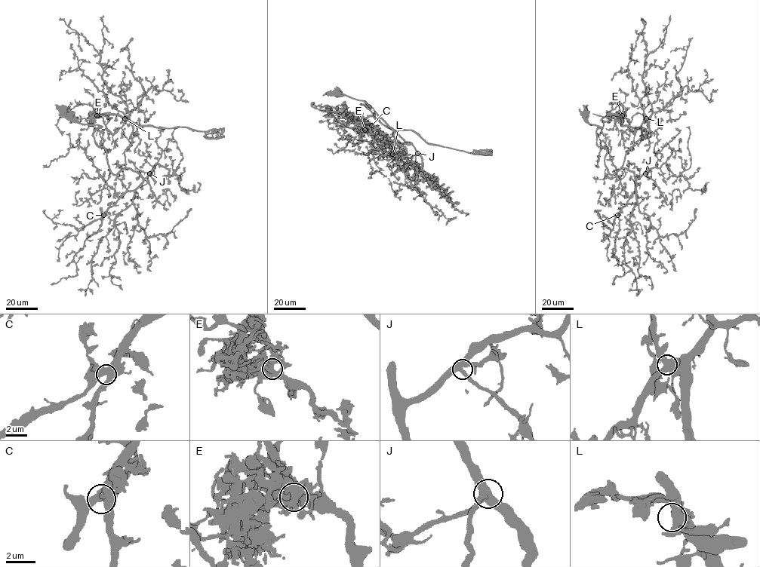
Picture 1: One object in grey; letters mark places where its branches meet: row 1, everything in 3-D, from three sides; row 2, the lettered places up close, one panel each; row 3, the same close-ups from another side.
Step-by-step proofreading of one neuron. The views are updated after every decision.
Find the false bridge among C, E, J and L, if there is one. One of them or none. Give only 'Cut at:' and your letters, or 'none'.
Cut at: E

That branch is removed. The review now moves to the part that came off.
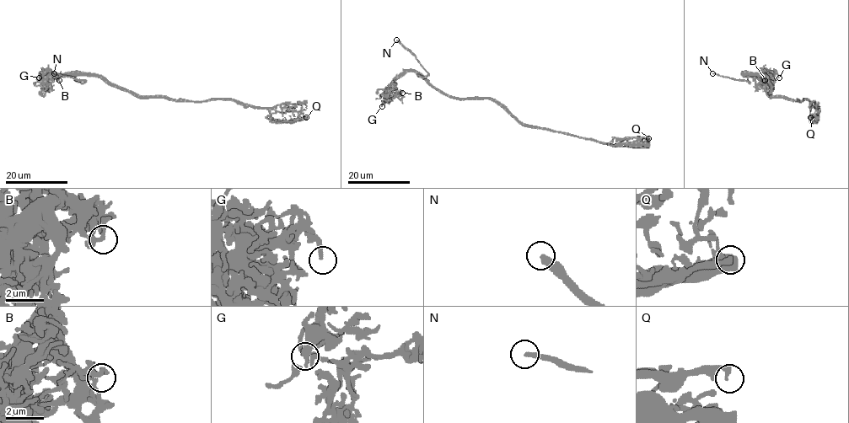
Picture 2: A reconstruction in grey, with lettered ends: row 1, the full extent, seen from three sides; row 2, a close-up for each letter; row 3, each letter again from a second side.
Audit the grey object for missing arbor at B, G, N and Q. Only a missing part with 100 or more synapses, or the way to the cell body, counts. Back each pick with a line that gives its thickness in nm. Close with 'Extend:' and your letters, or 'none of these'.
N: calibre 320 nm
Extend: N

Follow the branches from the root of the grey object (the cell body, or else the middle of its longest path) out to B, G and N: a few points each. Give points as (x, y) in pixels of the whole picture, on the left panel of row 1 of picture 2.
B: (162, 98), (130, 93), (108, 84), (96, 76), (52, 74), (59, 80)
G: (162, 98), (130, 93), (108, 84), (96, 76), (39, 74), (39, 77)
N: (162, 98), (130, 93), (108, 84), (96, 76), (77, 75), (76, 79), (80, 83), (85, 81), (54, 73)

